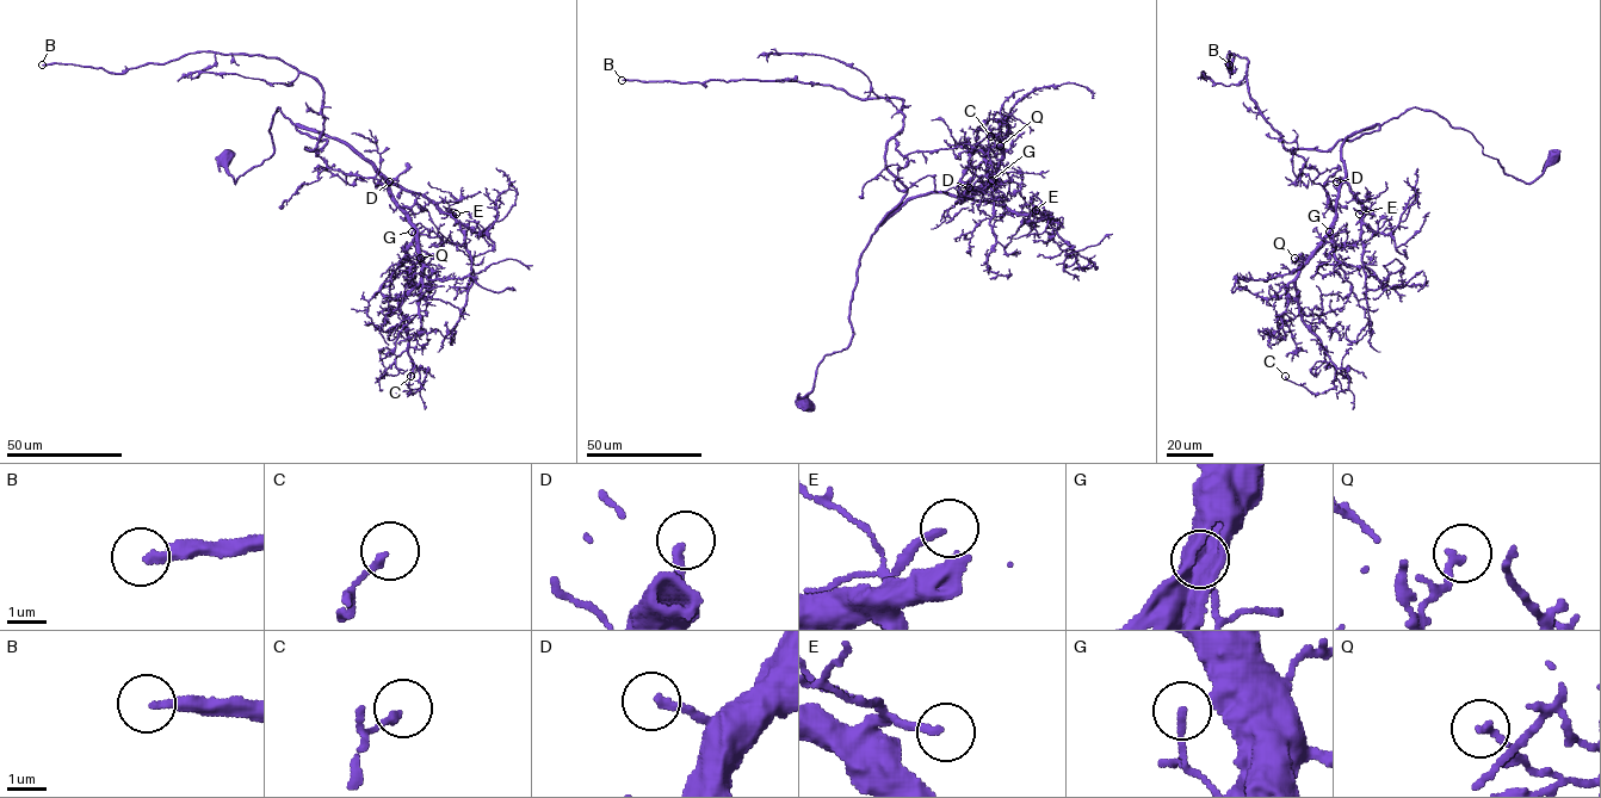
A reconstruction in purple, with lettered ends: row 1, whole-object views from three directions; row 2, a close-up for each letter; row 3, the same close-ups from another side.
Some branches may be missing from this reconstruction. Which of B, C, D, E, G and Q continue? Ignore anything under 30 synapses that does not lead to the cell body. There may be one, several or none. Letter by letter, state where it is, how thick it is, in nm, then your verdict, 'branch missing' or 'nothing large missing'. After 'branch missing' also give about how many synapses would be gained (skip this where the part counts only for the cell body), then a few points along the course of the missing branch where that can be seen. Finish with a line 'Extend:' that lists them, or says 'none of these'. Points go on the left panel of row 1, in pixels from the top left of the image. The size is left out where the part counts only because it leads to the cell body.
B: place (42, 65); calibre 220 nm; branch missing; 500 synapses
C: place (410, 376); calibre 180 nm; nothing large missing
D: place (389, 181); calibre 220 nm; branch missing; 60 synapses; course (389, 181), (395, 168), (408, 167), (410, 161)
E: place (456, 214); calibre 190 nm; branch missing; 45 synapses; course (456, 214), (483, 212)
G: place (412, 232); calibre 180 nm; nothing large missing
Q: place (420, 258); calibre 140 nm; nothing large missing
Extend: B, D, E

